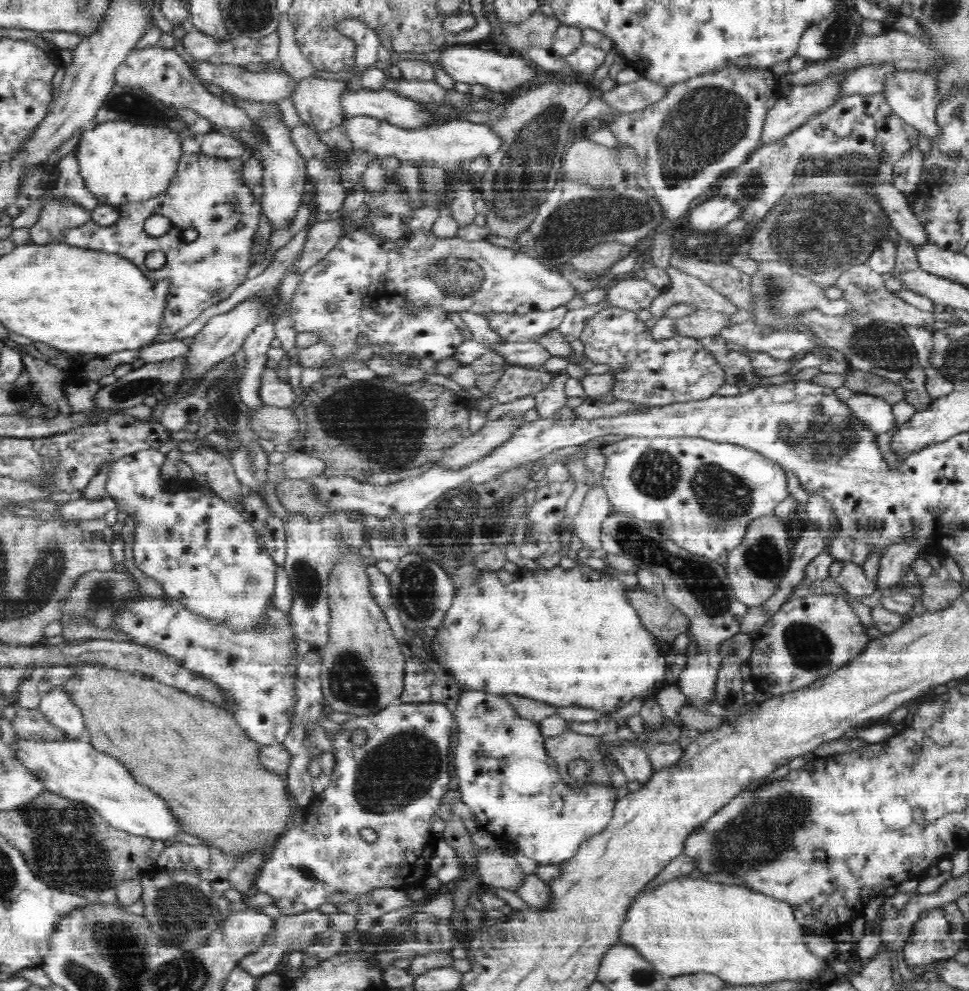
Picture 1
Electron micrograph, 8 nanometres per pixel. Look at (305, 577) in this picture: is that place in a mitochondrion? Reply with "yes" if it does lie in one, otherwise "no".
yes

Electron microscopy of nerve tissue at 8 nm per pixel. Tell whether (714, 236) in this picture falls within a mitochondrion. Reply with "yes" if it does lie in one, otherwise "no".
no

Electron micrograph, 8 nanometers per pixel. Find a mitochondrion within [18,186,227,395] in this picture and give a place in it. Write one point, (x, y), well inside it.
(191, 234)

